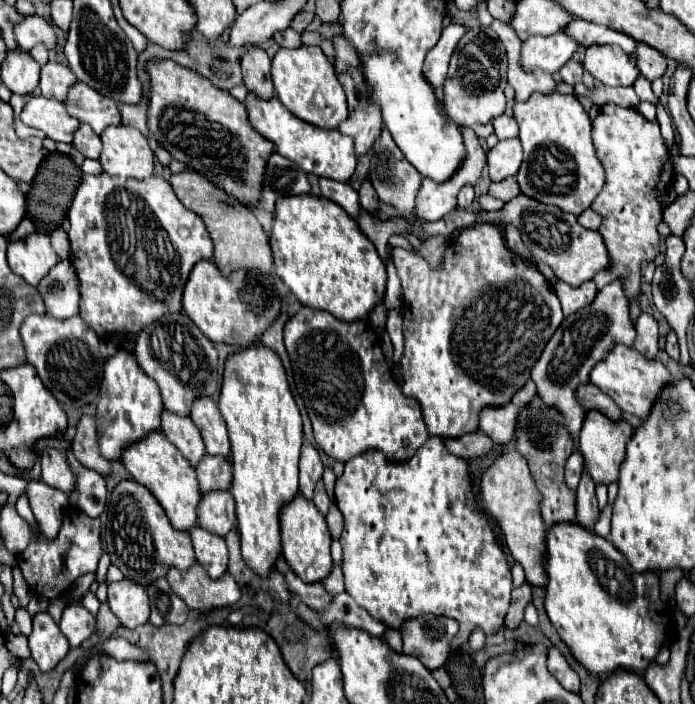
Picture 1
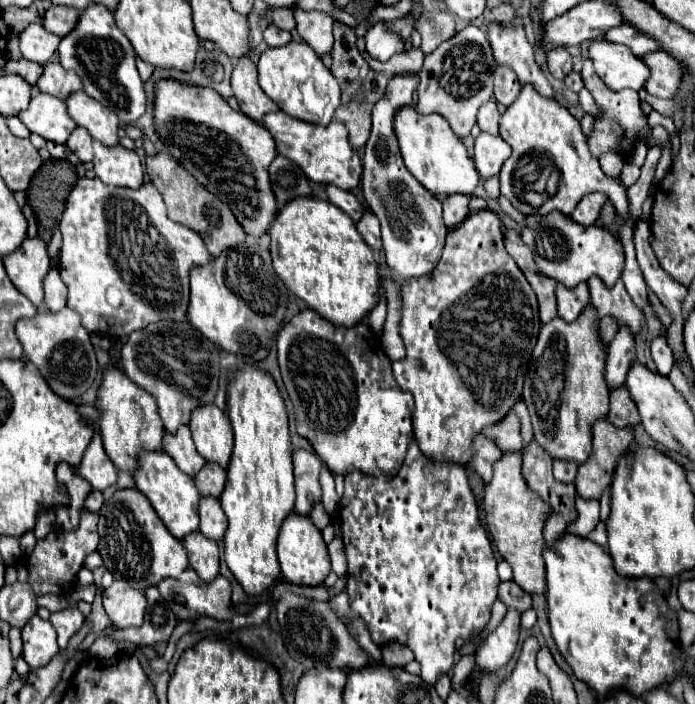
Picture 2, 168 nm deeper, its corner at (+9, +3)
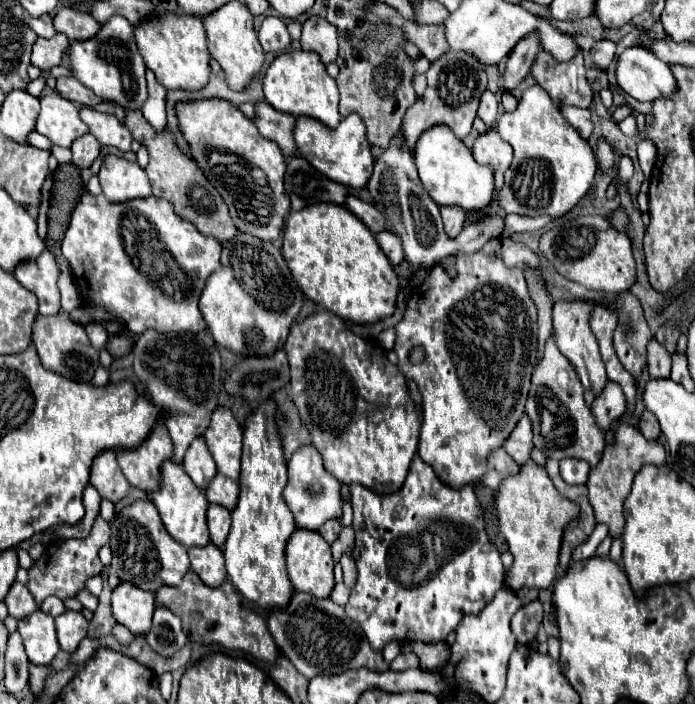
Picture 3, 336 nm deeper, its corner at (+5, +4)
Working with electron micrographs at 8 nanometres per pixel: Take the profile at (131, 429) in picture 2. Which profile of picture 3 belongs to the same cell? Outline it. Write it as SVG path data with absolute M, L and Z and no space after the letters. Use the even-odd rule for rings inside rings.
M156 426L152 434L134 450L122 450L118 452L118 464L124 472L124 476L130 480L132 486L144 490L144 492L156 492L160 488L160 468L164 460L172 458L172 440L166 430L166 426Z

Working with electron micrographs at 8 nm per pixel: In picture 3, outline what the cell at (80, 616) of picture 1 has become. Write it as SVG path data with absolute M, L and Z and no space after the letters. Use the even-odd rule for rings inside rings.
M66 610L56 618L58 642L64 652L76 652L82 638L86 638L86 630L88 630L88 622L80 612Z

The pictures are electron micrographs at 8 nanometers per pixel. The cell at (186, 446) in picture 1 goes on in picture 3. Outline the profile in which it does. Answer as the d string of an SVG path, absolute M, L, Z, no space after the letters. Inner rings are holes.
M204 438L194 440L192 446L188 448L186 458L184 458L184 470L200 490L206 490L210 486L210 482L218 470L212 460L212 454L208 452Z

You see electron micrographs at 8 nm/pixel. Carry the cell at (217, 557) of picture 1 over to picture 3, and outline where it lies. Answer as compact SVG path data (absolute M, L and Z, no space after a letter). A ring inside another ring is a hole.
M208 544L204 548L188 548L188 556L192 562L192 572L196 572L204 584L220 586L226 580L222 550L218 550L214 544Z

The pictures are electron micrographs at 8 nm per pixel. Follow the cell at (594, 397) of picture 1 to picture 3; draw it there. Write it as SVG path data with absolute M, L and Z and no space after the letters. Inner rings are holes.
M646 410L646 412L642 414L642 418L640 418L640 432L642 432L644 438L648 438L648 440L656 440L656 438L662 434L656 416L654 416L652 412L648 412L648 410Z

